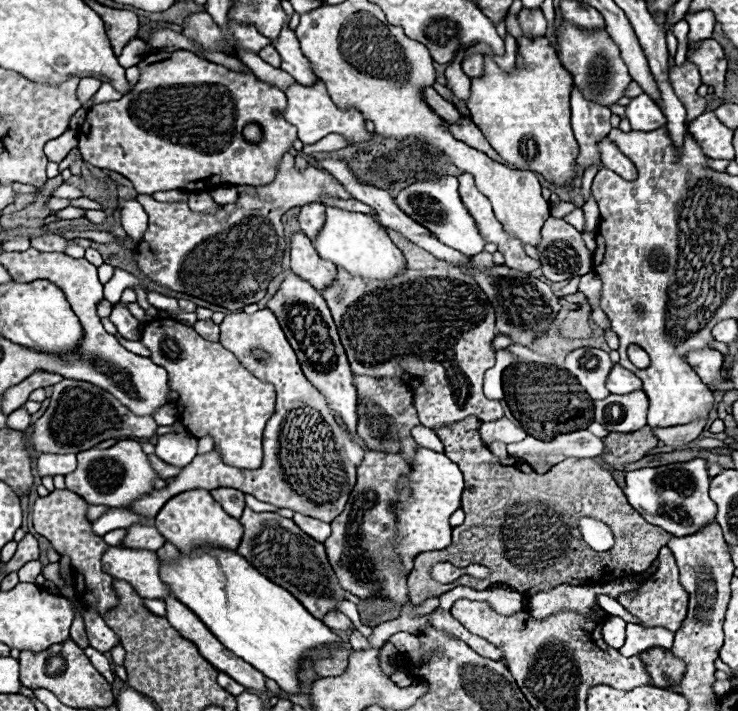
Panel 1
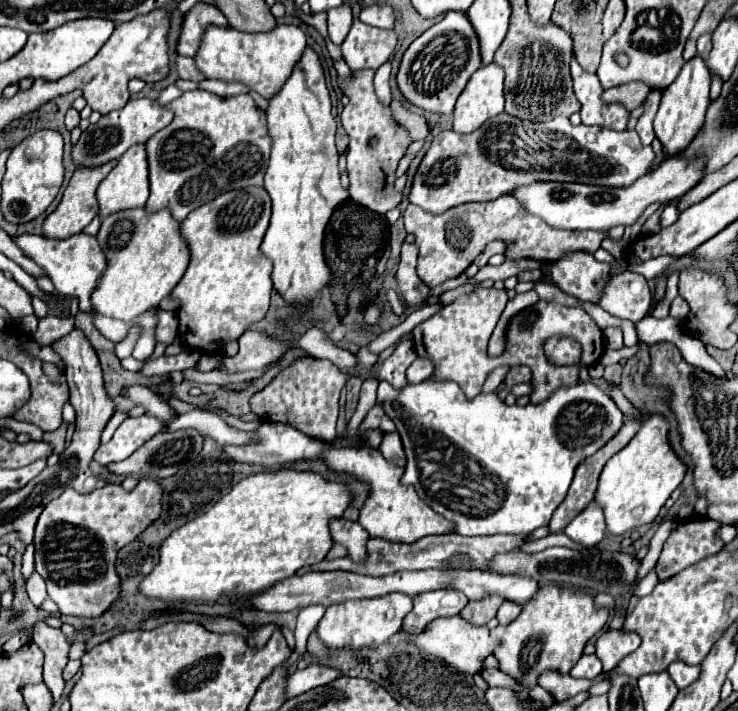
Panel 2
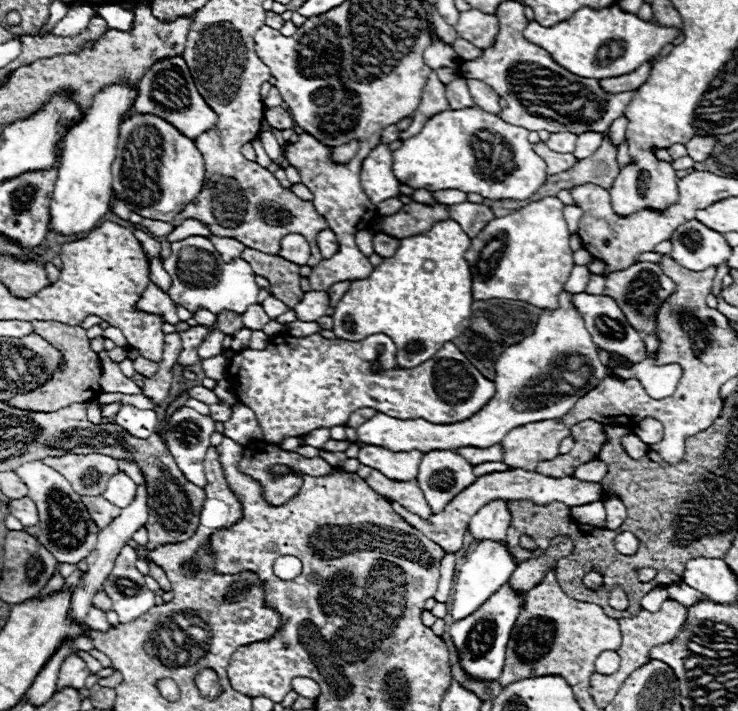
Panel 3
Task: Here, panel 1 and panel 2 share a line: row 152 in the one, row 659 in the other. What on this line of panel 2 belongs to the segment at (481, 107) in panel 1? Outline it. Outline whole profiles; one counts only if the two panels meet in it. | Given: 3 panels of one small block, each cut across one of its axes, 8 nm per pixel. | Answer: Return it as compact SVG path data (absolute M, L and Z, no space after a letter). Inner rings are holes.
M556 584L540 586L538 592L522 606L516 620L490 632L502 640L494 652L500 662L500 670L528 686L536 684L538 674L548 668L556 668L562 674L570 672L582 656L586 642L606 626L608 614L608 608L598 608L594 604L594 596L590 592L560 588Z

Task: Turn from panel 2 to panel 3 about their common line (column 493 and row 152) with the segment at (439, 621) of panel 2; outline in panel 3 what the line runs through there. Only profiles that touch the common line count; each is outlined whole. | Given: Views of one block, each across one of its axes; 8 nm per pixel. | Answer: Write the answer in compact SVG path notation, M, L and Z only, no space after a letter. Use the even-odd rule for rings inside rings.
M640 150L636 154L636 160L630 162L628 166L624 166L620 170L620 174L616 176L612 188L610 188L610 200L612 200L612 208L616 214L632 214L636 210L642 208L660 208L666 204L672 204L678 198L678 186L676 186L678 178L676 178L676 170L672 168L670 162L658 160L652 152L648 150Z

